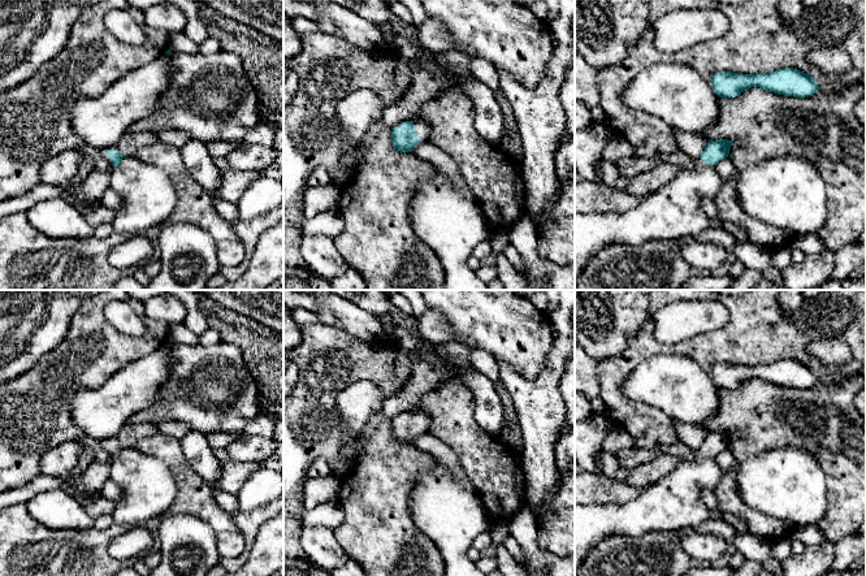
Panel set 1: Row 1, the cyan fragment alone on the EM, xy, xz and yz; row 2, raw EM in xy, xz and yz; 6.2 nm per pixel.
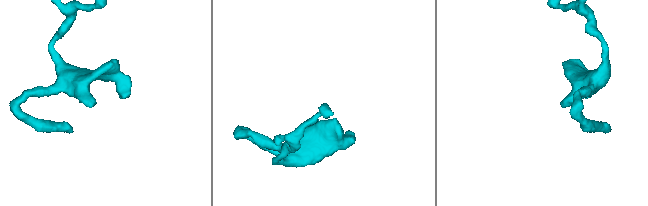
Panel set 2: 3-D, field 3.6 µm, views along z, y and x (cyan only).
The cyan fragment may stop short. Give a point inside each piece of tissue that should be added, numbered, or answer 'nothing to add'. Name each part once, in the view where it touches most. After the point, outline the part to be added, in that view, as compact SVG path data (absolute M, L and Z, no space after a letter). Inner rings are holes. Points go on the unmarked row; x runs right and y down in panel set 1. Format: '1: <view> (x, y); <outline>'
1: xz (423, 420); M412 411L420 433L430 432L430 416L425 411Z

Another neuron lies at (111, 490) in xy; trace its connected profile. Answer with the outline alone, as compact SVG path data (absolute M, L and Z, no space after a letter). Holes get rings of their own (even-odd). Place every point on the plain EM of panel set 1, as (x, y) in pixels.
M108 478L104 482L104 485L101 486L100 494L111 499L112 502L117 502L122 497L121 489L112 478Z

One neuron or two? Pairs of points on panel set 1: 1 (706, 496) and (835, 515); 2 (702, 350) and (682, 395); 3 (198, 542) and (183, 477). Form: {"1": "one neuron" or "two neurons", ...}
{"1": "two neurons", "2": "two neurons", "3": "two neurons"}

